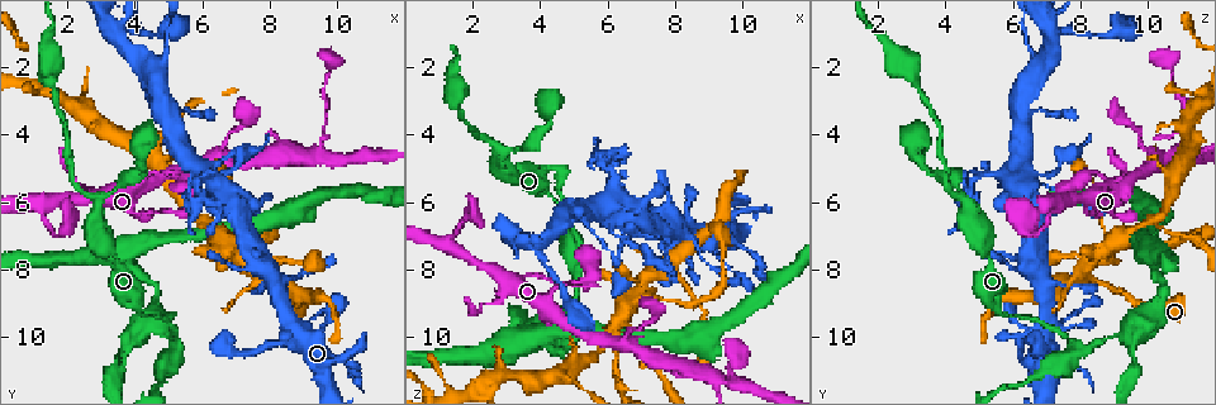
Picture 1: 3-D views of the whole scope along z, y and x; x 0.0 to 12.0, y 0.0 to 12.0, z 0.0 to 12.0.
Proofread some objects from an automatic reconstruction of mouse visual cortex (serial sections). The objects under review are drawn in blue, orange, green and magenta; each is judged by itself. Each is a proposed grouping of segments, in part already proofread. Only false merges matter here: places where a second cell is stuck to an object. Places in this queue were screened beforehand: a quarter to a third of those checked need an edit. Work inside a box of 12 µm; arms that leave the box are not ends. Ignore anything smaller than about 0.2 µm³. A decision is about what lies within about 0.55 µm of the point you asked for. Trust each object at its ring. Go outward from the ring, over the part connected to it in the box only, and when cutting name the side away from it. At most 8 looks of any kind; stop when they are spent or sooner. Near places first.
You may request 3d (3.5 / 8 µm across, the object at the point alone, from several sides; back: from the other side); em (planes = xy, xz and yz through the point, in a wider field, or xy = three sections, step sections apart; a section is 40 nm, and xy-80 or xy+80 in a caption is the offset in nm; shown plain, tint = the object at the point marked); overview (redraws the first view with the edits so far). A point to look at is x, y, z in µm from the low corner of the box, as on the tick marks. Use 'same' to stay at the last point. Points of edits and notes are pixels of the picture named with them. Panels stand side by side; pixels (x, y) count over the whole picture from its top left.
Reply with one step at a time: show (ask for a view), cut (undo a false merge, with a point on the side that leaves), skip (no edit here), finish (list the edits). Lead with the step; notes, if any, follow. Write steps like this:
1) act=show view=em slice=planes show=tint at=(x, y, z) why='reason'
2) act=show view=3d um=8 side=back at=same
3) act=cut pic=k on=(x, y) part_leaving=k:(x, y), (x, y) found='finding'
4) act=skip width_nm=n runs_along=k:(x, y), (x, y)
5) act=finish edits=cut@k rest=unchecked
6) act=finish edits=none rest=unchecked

act=show view=3d um=3.5 at=(4.3, 9.3, 5.8)

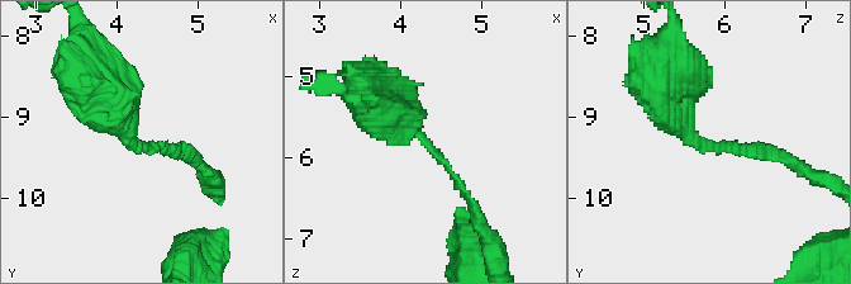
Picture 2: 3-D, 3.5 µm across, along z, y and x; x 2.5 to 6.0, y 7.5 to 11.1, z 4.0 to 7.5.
act=show view=em slice=xy step=5 show=tint at=(4.25, 9.30, 5.75) arm_widths_nm=100,300 why='shape alone is not enough'

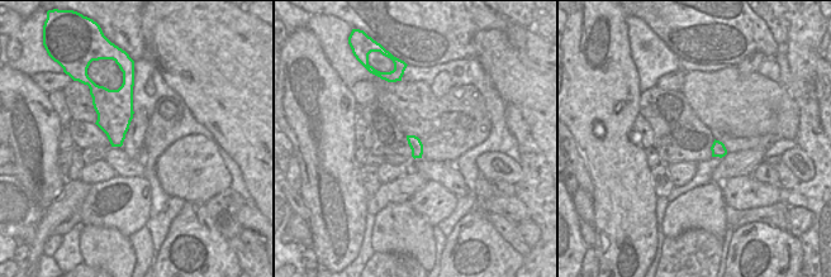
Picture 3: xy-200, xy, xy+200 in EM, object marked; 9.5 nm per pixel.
act=skip runs_along=2:(394, 91), (471, 204) found='one cell here'

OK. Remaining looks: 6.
act=show view=3d um=3.5 side=back at=(5.3, 10.3, 7.8) why='arms part here'

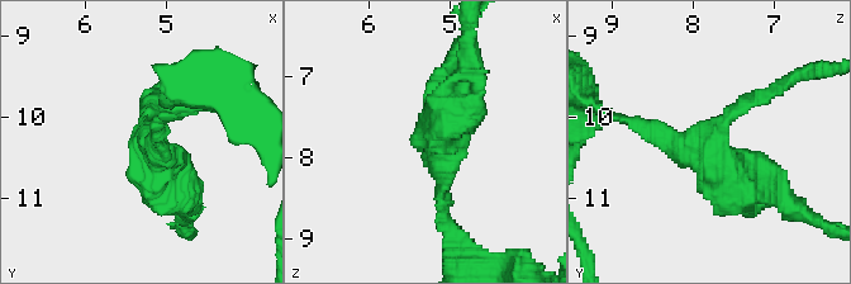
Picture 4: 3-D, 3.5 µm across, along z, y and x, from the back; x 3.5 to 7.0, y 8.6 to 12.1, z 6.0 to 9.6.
act=show view=em slice=xy step=3 show=plain at=(5.25, 10.30, 7.80) arms=3 arm_widths_nm=200,200,500 why='need the tissue'

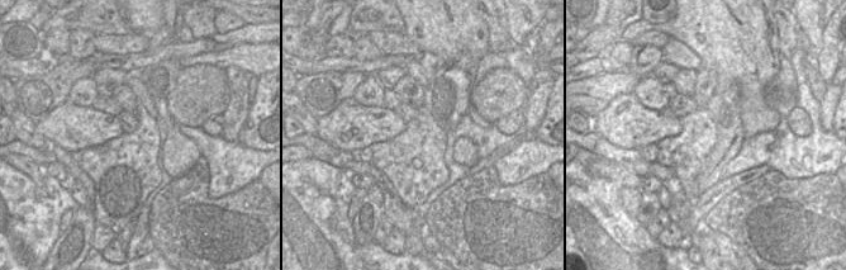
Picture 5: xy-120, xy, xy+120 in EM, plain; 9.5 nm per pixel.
act=show view=em slice=xy step=3 show=tint at=same

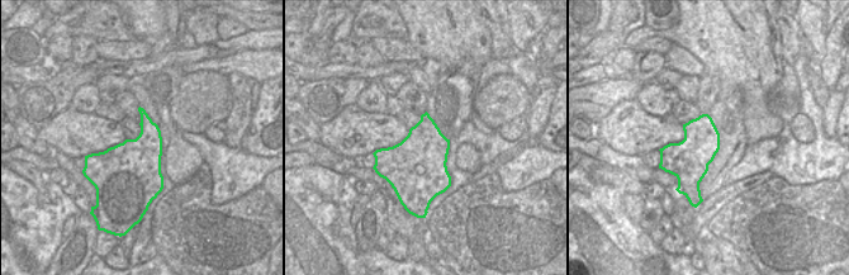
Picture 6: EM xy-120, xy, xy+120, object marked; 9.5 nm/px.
act=skip runs_along=4:(769, 94), (700, 148), (636, 122) found='all the same cell'

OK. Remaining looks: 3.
act=show view=3d um=8 side=back at=(7.0, 7.4, 8.6) why='abrupt turn'

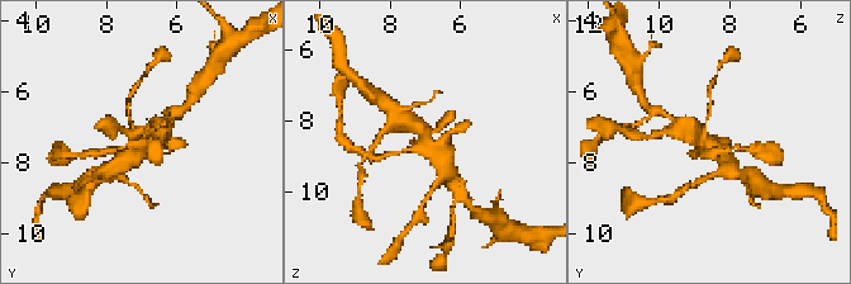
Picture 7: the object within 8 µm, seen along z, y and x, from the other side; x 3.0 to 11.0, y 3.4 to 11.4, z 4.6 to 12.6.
act=show view=3d um=3.5 at=(7.0, 7.4, 8.6) why='closer look'

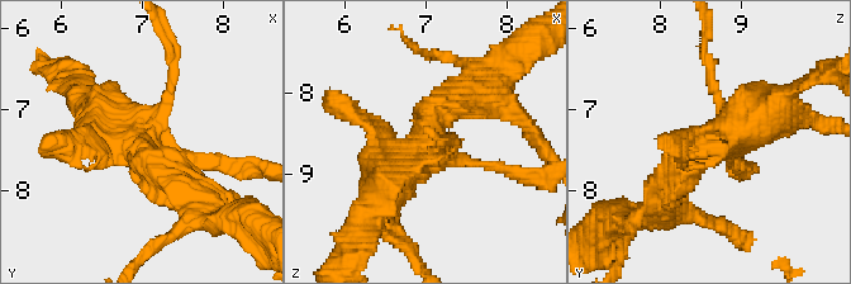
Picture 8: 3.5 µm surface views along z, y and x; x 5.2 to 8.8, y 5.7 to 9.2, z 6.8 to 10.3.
act=show view=em slice=xy step=1 show=tint at=(6.95, 7.50, 8.65) why='shape alone is not enough'

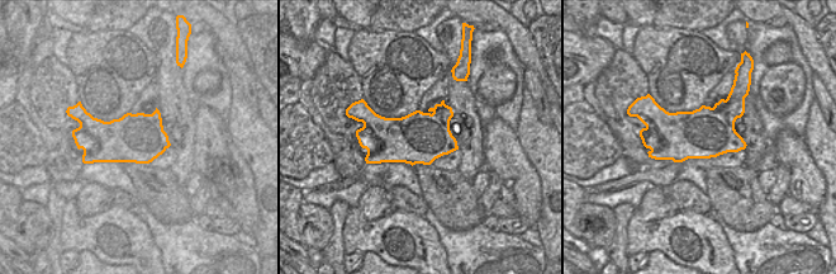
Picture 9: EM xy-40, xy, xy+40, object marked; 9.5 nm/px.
act=skip runs_along=8:(466, 98), (378, 202) found='one cell here'

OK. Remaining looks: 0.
act=finish edits=none rest=unchecked

